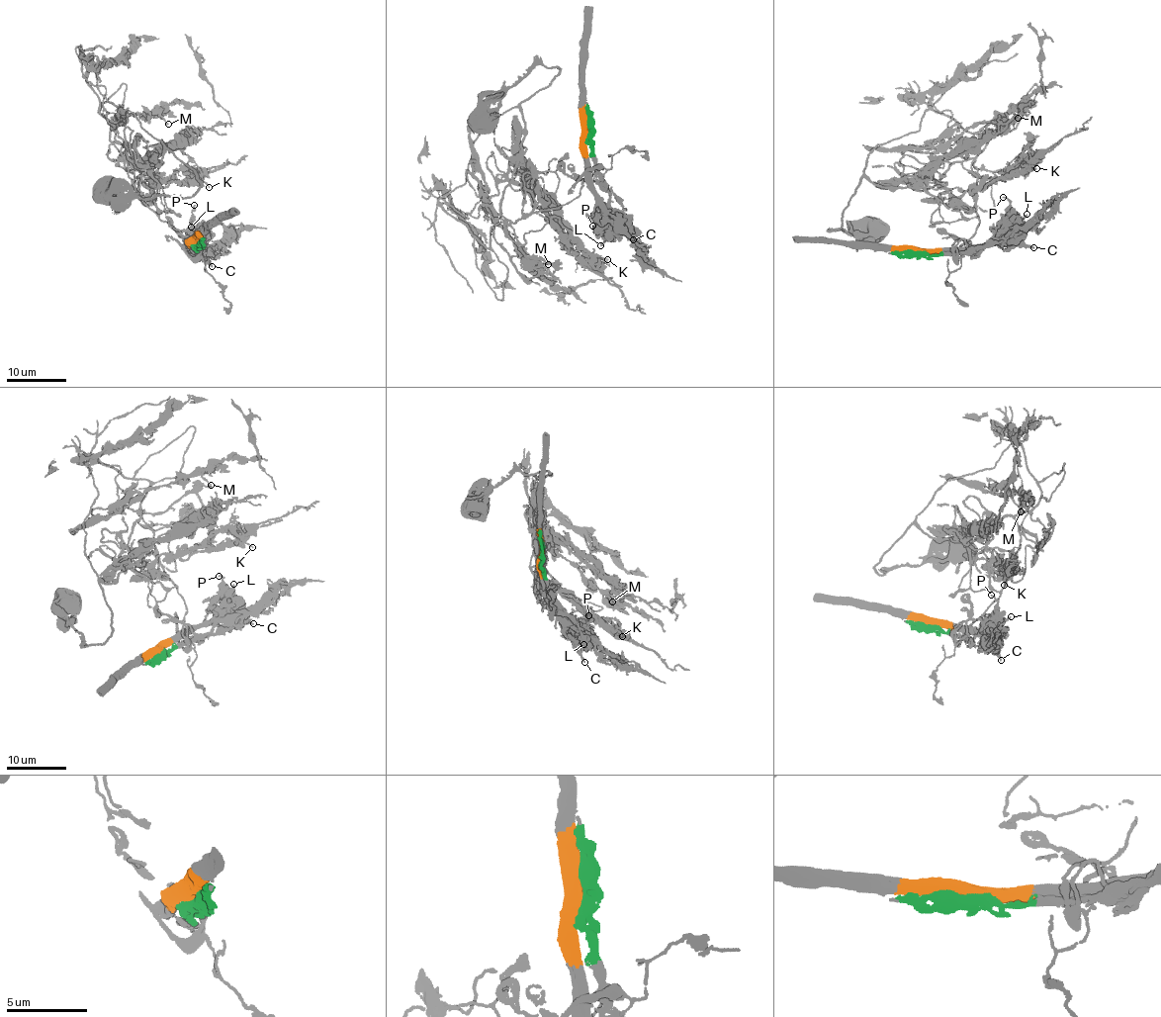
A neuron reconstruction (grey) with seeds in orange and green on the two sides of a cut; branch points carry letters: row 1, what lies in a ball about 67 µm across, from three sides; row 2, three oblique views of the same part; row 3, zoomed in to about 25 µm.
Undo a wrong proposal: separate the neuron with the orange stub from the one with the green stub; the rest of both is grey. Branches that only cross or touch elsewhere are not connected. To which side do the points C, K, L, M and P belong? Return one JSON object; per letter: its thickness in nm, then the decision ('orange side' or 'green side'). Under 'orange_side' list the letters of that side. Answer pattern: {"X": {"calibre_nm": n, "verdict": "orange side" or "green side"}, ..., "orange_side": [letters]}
{"C": {"calibre_nm": 240, "verdict": "orange side"}, "K": {"calibre_nm": 120, "verdict": "green side"}, "L": {"calibre_nm": 240, "verdict": "orange side"}, "M": {"calibre_nm": 160, "verdict": "green side"}, "P": {"calibre_nm": 180, "verdict": "orange side"}, "orange_side": ["C", "L", "P"]}

